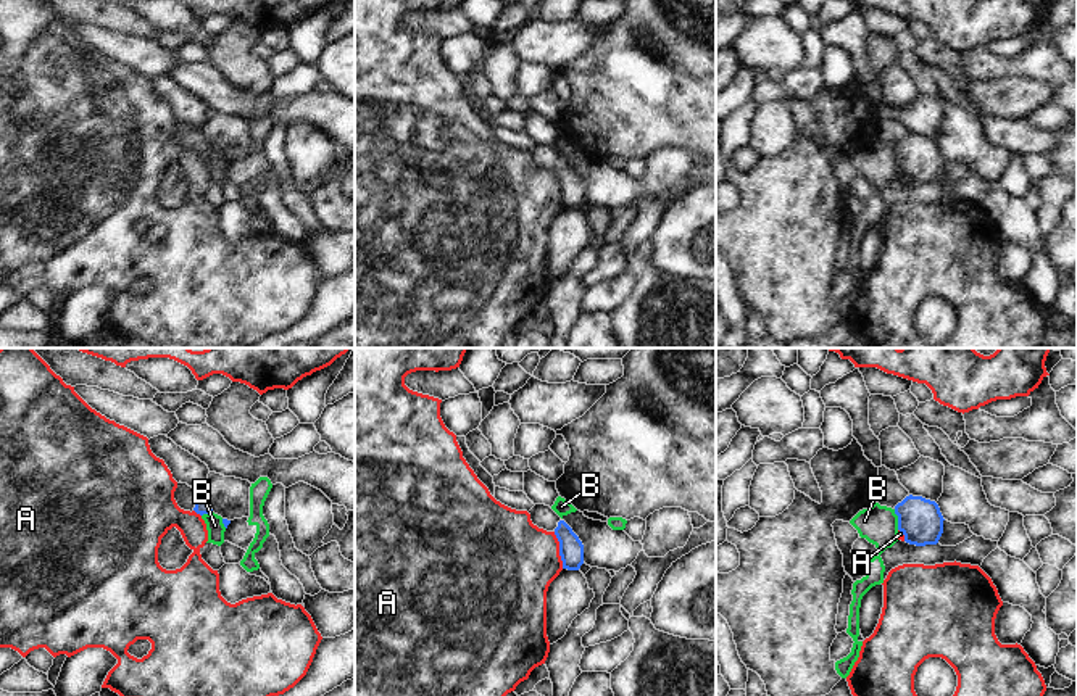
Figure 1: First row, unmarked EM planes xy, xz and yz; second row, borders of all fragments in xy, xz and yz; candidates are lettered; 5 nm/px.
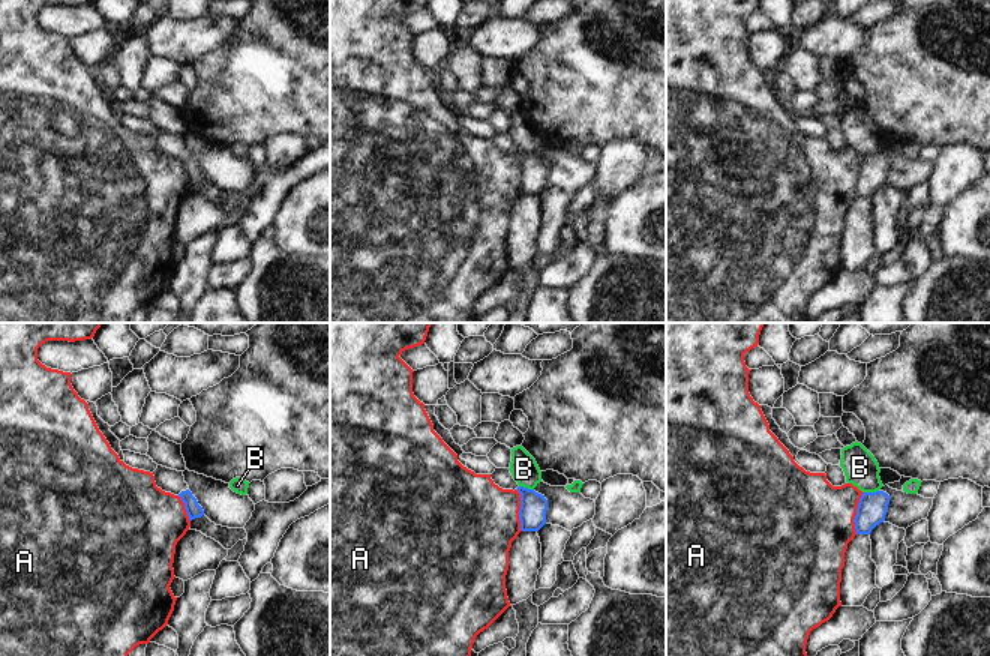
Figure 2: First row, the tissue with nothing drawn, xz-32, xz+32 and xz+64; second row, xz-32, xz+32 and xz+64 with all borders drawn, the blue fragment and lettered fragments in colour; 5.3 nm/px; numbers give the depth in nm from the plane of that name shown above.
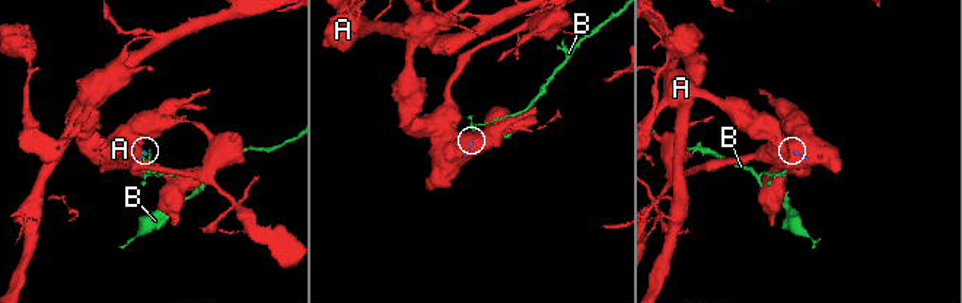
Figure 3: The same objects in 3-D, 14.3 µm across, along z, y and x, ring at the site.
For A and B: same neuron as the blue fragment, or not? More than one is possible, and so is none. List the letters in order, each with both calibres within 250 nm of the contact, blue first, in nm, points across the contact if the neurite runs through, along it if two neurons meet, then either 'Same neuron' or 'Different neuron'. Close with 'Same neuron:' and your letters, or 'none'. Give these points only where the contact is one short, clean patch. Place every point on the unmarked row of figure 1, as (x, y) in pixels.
A: Thickness 130 nm (blue) against 440 nm. Different neuron
B: Thickness 220 nm (blue) against 190 nm. Boundary: yz (894, 149), (898, 168). Different neuron
Same neuron: none

